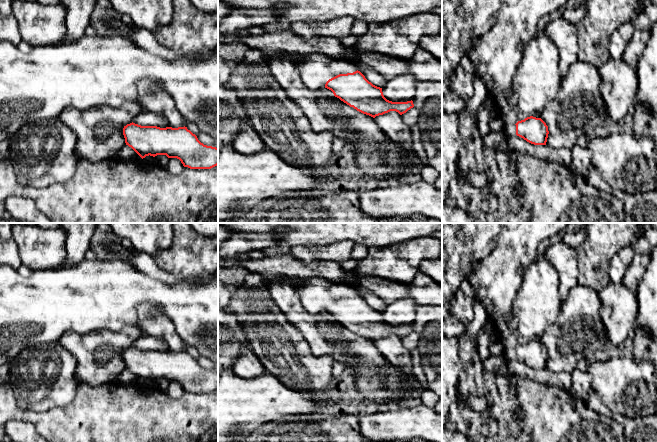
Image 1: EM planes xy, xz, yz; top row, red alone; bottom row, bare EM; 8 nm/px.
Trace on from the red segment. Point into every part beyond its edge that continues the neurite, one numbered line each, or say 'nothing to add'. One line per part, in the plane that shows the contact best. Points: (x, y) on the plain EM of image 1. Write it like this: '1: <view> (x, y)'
1: xz (315, 294)

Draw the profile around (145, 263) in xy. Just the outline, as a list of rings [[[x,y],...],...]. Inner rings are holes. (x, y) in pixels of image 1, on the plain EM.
[[[133,248],[127,249],[130,262],[141,272],[149,275],[153,279],[163,282],[168,285],[175,285],[183,281],[162,270],[154,261],[153,256],[146,253],[137,253]]]

